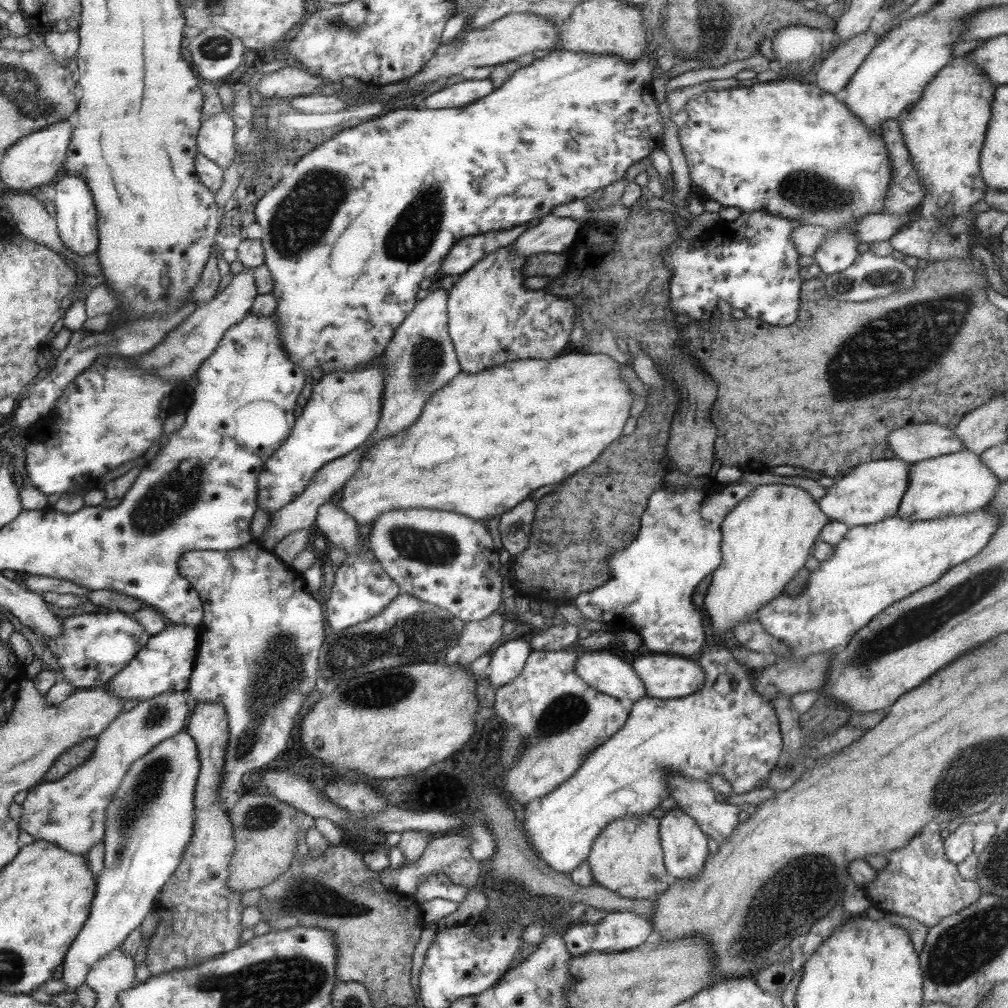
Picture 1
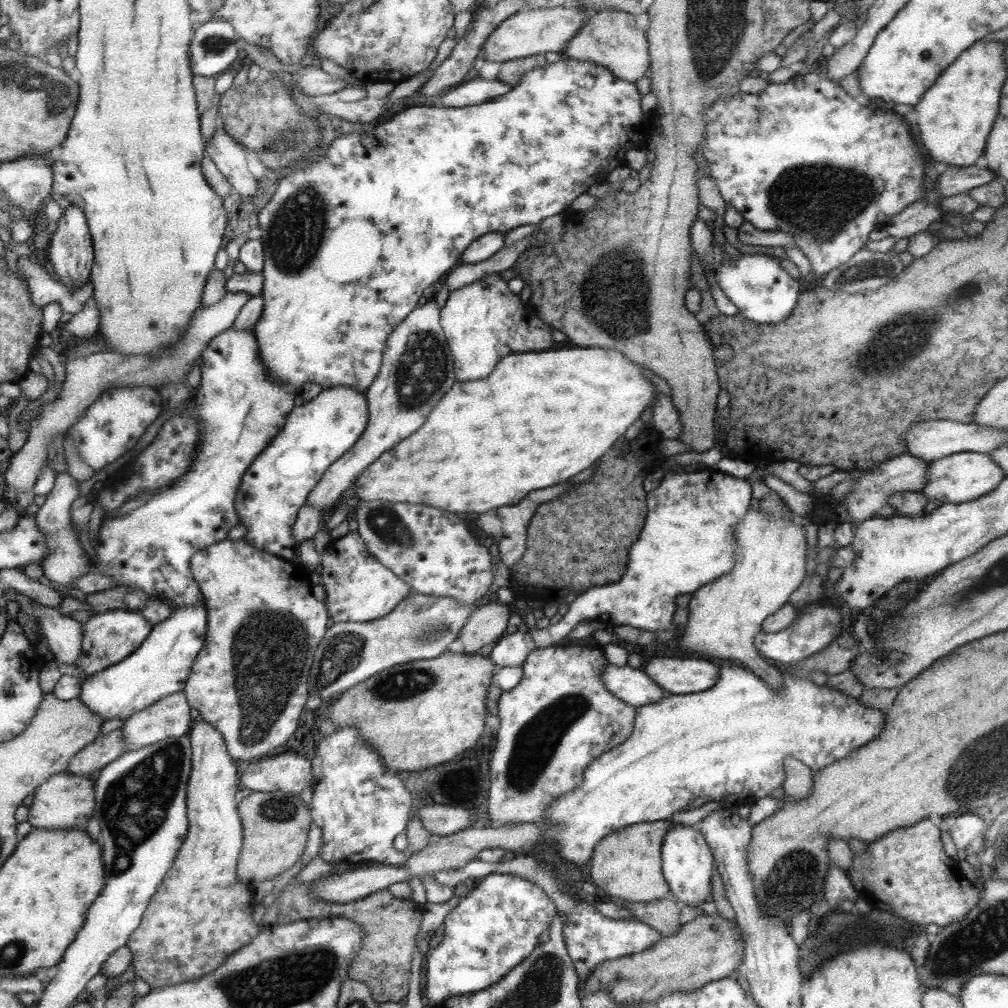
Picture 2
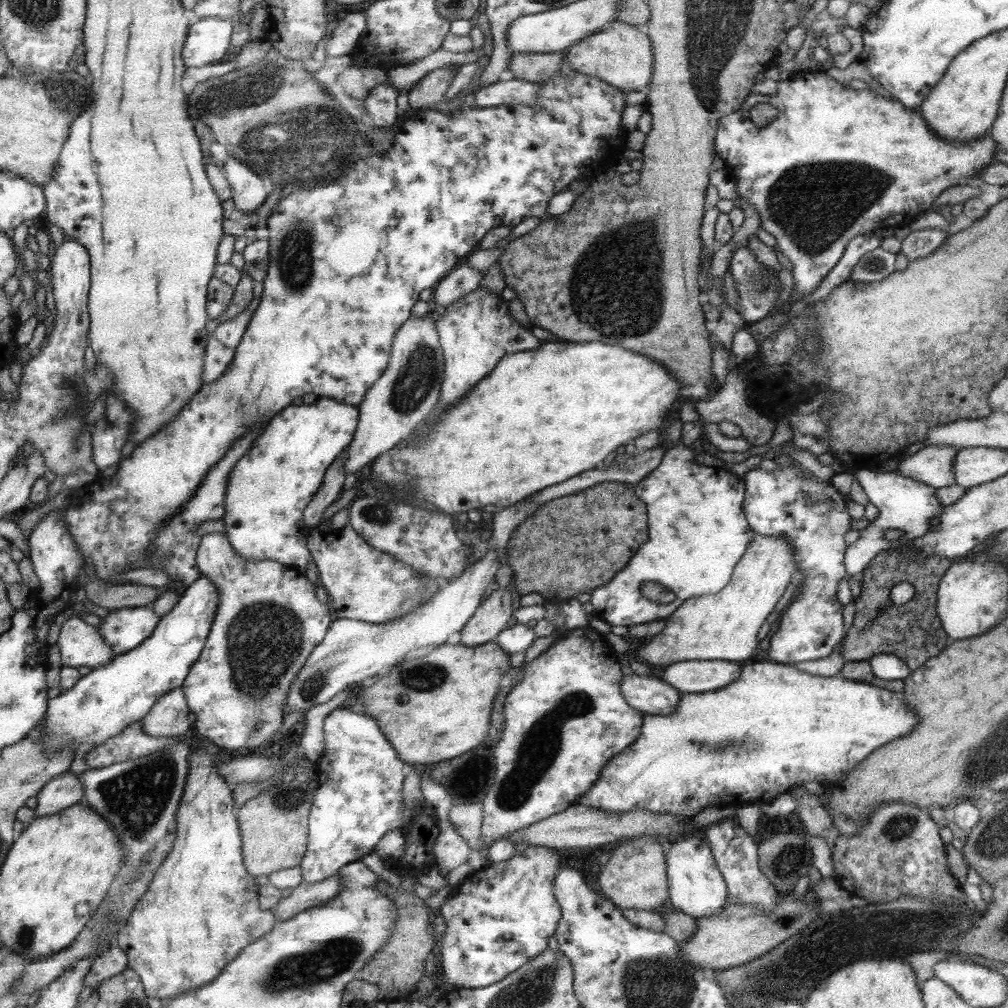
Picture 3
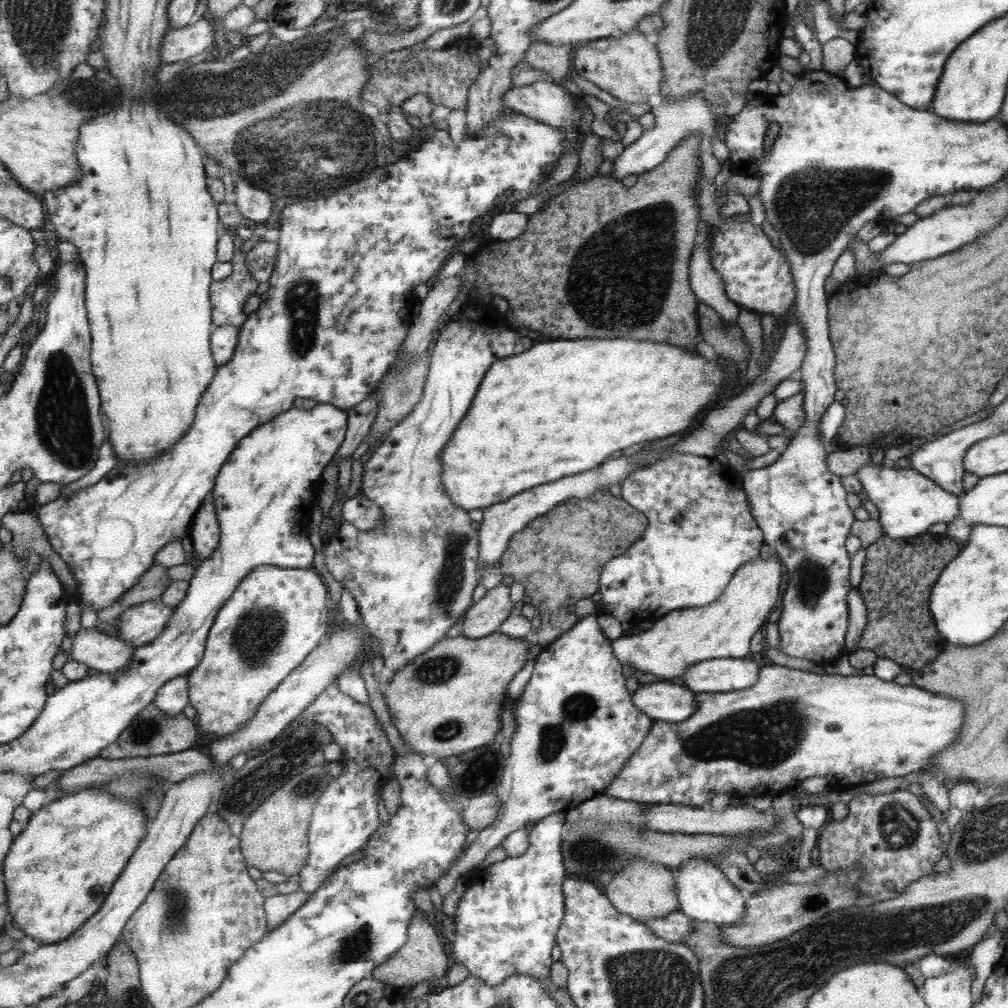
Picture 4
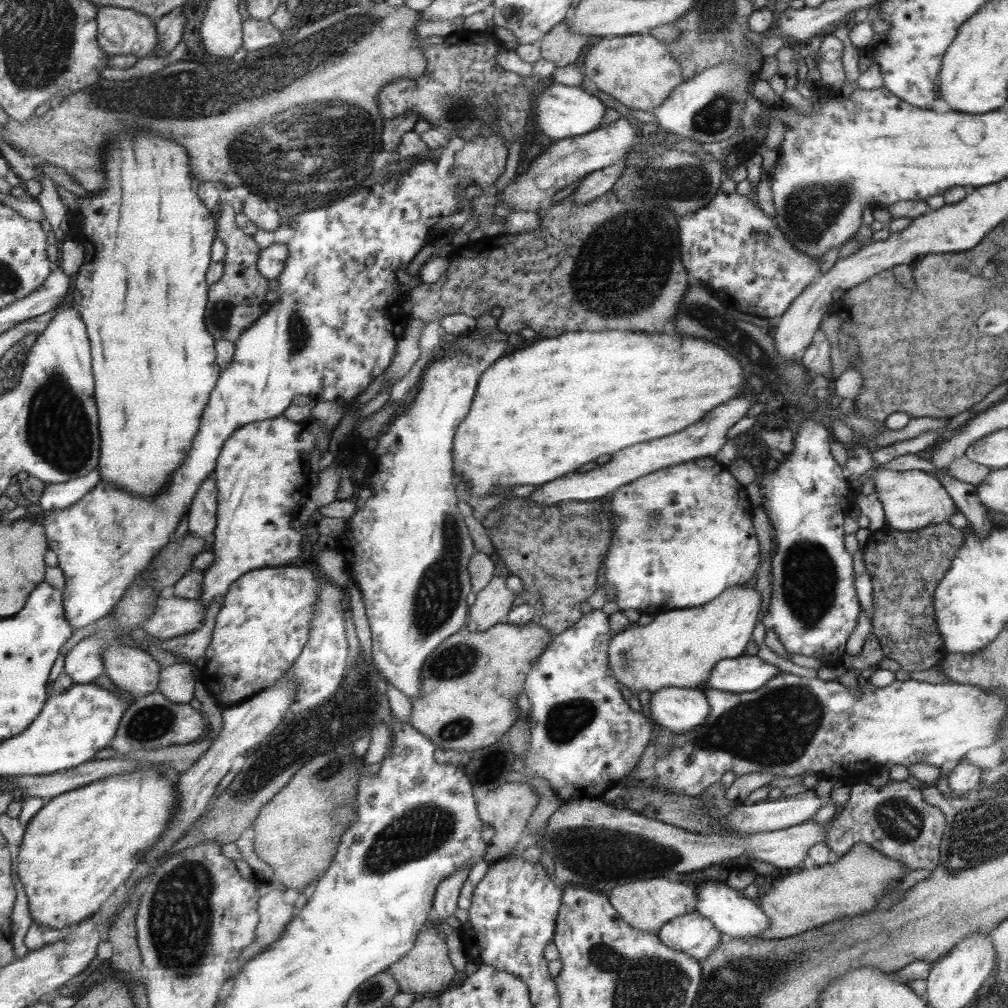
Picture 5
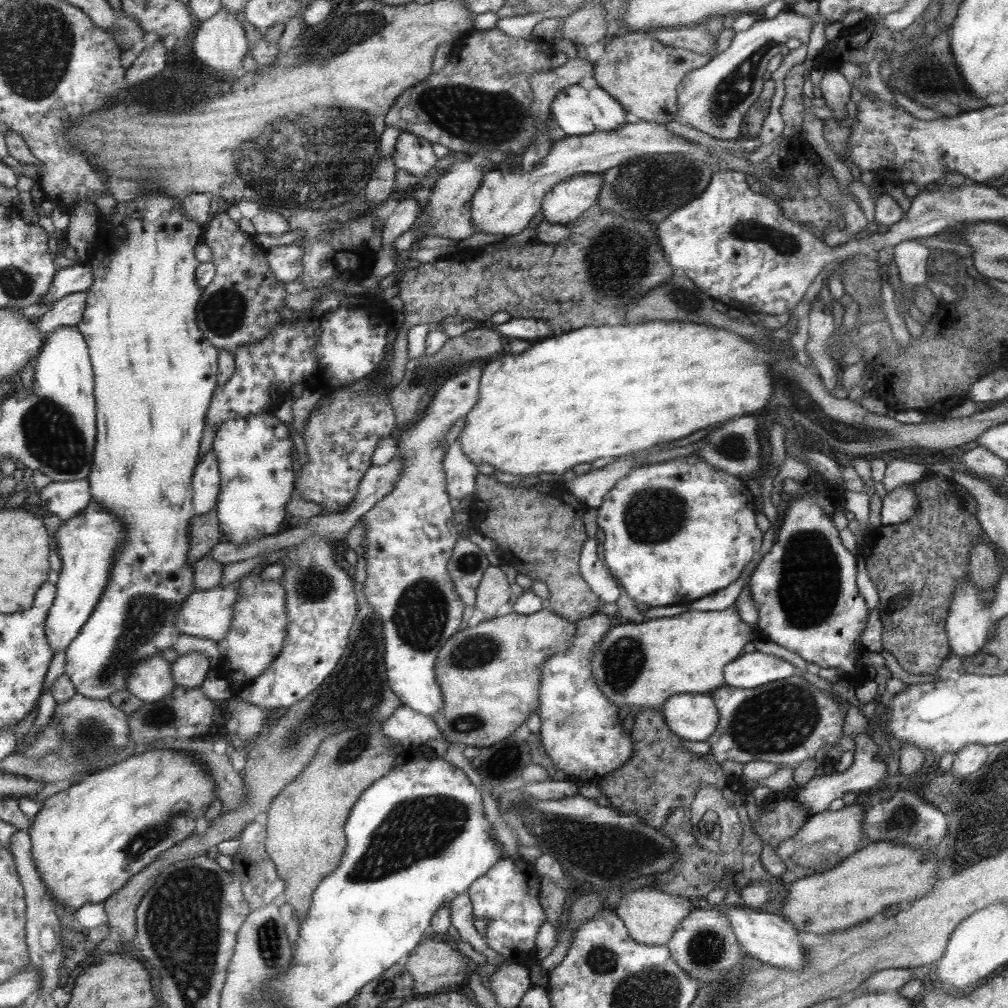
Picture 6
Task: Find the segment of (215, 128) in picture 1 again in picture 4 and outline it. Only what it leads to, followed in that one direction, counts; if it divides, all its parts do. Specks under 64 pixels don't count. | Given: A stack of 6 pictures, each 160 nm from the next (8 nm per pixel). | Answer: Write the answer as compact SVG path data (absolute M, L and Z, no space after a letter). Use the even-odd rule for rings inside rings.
M244 175L235 185L234 203L243 214L244 221L256 225L267 222L273 216L273 196L260 188L255 188Z

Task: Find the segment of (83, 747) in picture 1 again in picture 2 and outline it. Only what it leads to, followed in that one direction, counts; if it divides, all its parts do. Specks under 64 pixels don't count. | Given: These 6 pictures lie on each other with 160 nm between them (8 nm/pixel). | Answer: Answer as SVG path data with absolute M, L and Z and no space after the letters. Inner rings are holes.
M123 727L99 736L73 757L67 772L88 777L89 774L104 769L111 762L121 758L128 751Z

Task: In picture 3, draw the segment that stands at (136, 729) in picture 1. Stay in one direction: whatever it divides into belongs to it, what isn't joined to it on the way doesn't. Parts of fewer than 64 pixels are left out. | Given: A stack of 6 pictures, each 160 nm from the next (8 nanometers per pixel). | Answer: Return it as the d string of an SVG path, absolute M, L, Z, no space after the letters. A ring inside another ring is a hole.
M182 687L170 690L153 706L141 722L145 734L157 738L179 738L191 728L191 712L188 698ZM67 772L52 779L51 782L36 796L38 798L37 808L34 816L27 821L29 826L36 817L44 817L59 813L60 810L68 809L83 800L83 789L77 784L75 774Z

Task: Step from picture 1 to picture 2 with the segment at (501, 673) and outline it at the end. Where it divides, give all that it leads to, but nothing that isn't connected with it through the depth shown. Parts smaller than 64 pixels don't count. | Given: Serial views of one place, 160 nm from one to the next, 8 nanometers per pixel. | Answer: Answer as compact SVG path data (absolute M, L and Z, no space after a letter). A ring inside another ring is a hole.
M511 629L496 641L488 657L499 668L519 665L535 648L536 642L533 642L532 635L528 631Z

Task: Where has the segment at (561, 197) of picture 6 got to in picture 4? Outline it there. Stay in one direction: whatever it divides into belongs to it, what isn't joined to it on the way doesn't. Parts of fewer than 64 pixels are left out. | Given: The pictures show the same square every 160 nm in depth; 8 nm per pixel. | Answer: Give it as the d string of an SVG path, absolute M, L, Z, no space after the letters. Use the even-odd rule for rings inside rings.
M695 91L688 97L673 97L662 94L657 103L652 104L650 110L655 119L655 126L644 130L634 143L624 146L622 154L614 158L610 176L620 181L623 176L631 174L641 175L659 166L680 142L692 134L702 136L716 136L715 126L719 124L717 117L710 109L710 102L703 98L701 91Z

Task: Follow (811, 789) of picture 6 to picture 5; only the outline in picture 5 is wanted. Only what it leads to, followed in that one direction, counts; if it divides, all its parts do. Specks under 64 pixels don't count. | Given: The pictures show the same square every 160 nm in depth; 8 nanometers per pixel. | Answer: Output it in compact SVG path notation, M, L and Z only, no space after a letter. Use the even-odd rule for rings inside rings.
M801 789L800 793L793 794L793 796L779 795L774 798L766 798L762 801L757 801L750 805L737 806L733 809L725 820L719 818L721 826L728 824L733 830L737 832L756 833L756 832L771 832L774 830L786 829L795 826L811 819L816 810L819 810L821 801L814 790Z

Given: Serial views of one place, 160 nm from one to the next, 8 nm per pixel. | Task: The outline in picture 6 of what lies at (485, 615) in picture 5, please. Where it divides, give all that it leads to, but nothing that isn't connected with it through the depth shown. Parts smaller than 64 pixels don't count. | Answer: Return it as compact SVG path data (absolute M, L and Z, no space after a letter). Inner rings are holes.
M489 565L478 582L474 608L483 615L493 616L499 606L511 603L512 600L505 575L499 567Z

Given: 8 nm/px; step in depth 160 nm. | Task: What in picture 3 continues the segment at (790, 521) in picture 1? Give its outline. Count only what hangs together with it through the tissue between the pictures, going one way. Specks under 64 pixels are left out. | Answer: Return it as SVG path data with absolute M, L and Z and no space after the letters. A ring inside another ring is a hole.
M754 533L748 548L732 570L731 580L720 593L689 598L689 602L685 601L685 606L681 606L677 614L665 618L663 629L642 645L631 647L621 636L611 632L604 635L605 639L619 654L627 654L662 669L681 661L745 660L757 646L755 636L759 626L781 598L785 586L791 584L789 578L795 570L795 555L787 538L771 538ZM804 783L794 784L789 794L797 798L797 808L793 811L799 816L799 820L803 823L803 828L809 836L820 836L825 839L830 850L834 843L835 837L839 835L837 830L831 824L831 818L824 805L819 804L816 800L817 795L813 795L806 791L803 787Z

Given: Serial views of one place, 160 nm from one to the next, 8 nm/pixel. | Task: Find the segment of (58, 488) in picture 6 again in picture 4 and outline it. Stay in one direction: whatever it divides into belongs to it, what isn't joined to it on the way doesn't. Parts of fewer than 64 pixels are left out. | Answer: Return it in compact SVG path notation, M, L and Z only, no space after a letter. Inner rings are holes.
M109 435L106 439L106 443L101 447L100 458L95 468L89 472L89 475L81 477L80 480L72 484L63 486L61 496L73 497L73 494L77 493L77 491L88 488L89 486L94 486L101 482L111 470L116 469L119 463L117 452L113 450Z

